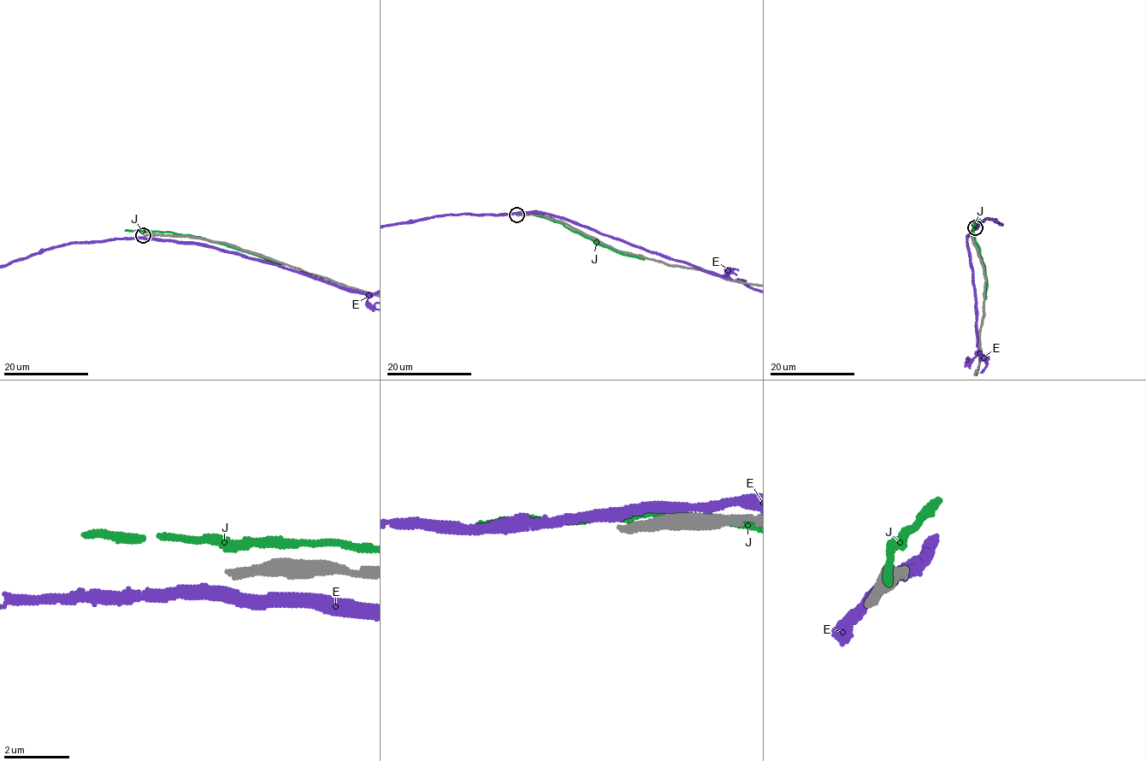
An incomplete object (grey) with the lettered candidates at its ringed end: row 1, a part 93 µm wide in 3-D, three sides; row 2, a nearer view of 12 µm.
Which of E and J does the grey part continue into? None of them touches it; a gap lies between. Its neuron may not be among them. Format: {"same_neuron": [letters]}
{"same_neuron": []}

